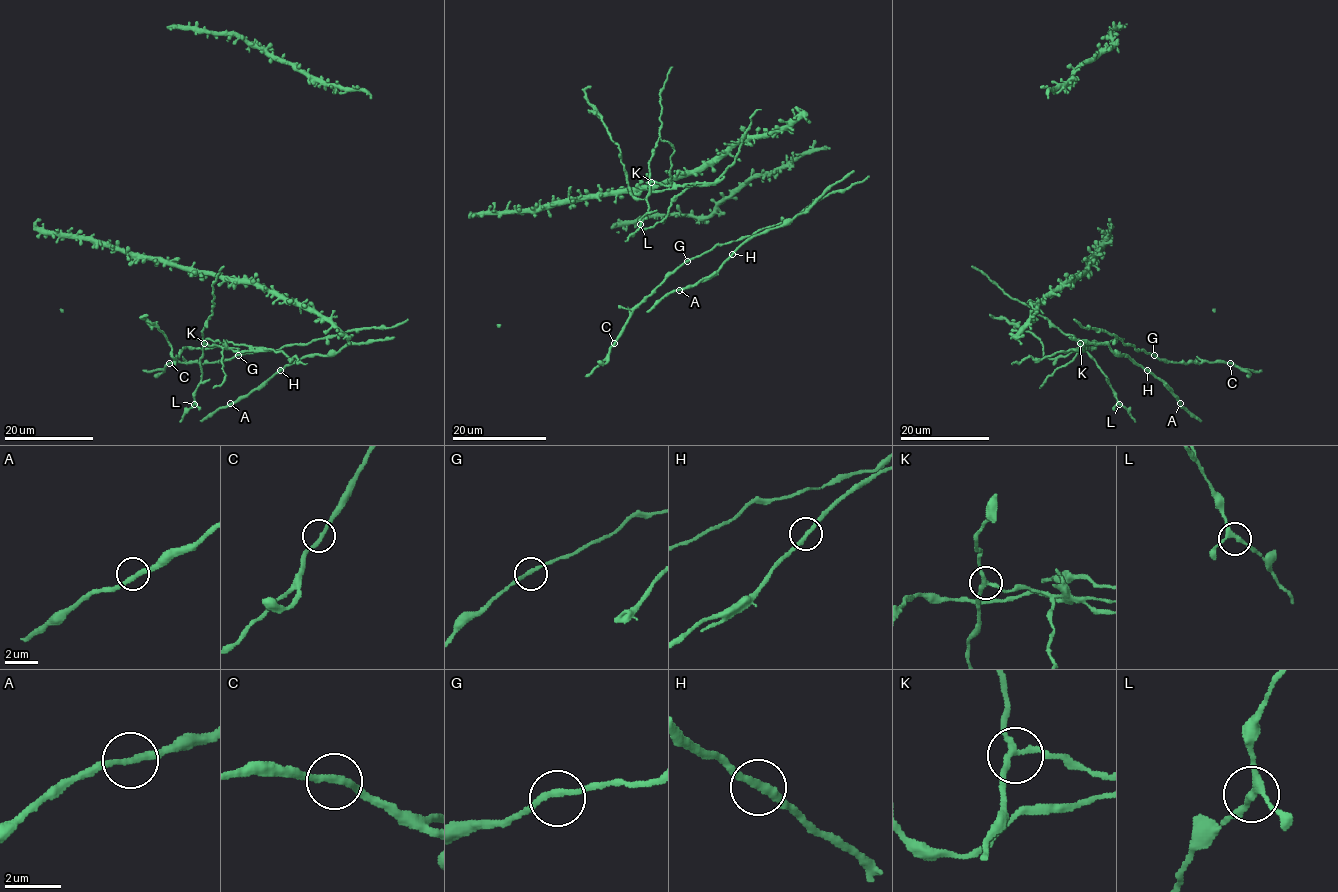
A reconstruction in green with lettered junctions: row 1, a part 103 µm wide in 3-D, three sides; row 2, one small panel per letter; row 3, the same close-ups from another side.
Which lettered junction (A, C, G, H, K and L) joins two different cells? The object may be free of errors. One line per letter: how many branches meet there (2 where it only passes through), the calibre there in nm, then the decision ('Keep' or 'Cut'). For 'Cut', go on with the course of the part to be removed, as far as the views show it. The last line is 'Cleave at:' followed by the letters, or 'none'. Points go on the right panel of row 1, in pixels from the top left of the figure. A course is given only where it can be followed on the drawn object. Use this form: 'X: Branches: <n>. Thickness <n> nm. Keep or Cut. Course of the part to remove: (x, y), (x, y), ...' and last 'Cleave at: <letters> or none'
A: Branches: 2. Thickness 240 nm. Keep
C: Branches: 2. Thickness 240 nm. Keep
G: Branches: 2. Thickness 220 nm. Keep
H: Branches: 2. Thickness 280 nm. Keep
K: Branches: 3. Thickness 240 nm. Cut. Course of the part to remove: (1079, 343), (1096, 348), (1048, 359), (1043, 355), (1038, 339), (990, 314)
L: Branches: 3. Thickness 220 nm. Keep
Cleave at: K

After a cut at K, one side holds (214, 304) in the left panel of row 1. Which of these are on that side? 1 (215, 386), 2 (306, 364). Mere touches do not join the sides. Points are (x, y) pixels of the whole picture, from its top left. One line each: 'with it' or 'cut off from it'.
1: cut off from it
2: cut off from it

